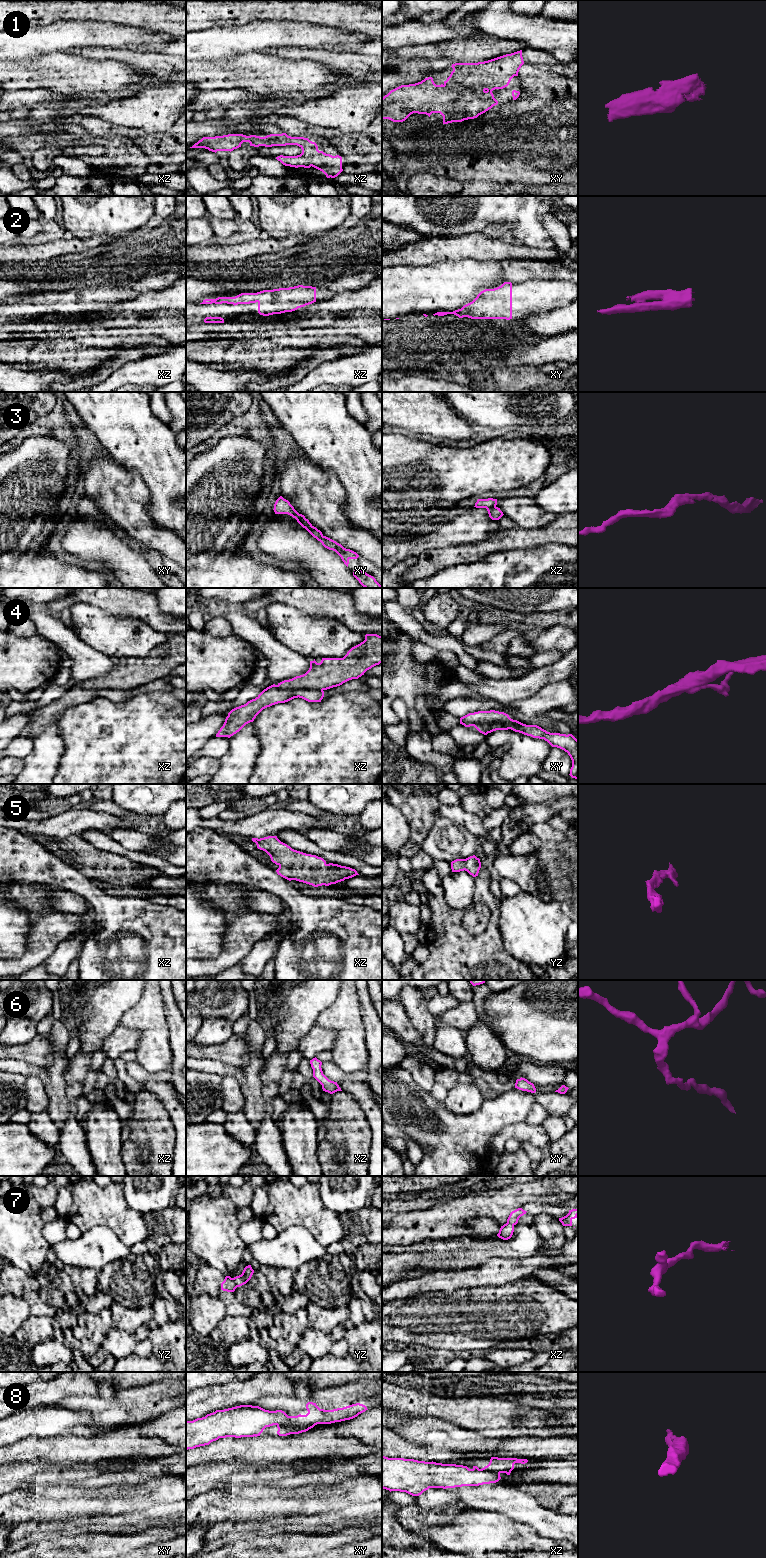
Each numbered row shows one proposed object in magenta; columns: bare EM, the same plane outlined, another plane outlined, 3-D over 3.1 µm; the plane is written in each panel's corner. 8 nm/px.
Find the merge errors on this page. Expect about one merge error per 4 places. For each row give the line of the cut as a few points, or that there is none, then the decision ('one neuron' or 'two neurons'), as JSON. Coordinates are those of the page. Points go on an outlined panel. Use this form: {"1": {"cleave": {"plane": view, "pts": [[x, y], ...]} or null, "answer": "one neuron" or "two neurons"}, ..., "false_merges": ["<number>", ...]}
{"1": {"cleave": null, "answer": "one neuron"}, "2": {"cleave": null, "answer": "one neuron"}, "3": {"cleave": null, "answer": "one neuron"}, "4": {"cleave": null, "answer": "one neuron"}, "5": {"cleave": null, "answer": "one neuron"}, "6": {"cleave": null, "answer": "one neuron"}, "7": {"cleave": null, "answer": "one neuron"}, "8": {"cleave": {"plane": "xz", "pts": [[480, 1469], [499, 1474]]}, "answer": "two neurons"}, "false_merges": ["8"]}

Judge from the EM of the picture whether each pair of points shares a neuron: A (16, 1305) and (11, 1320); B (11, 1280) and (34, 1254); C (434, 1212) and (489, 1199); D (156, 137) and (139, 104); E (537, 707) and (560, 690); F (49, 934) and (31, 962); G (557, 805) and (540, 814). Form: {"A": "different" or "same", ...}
{"A": "same", "B": "different", "C": "same", "D": "different", "E": "same", "F": "same", "G": "same"}

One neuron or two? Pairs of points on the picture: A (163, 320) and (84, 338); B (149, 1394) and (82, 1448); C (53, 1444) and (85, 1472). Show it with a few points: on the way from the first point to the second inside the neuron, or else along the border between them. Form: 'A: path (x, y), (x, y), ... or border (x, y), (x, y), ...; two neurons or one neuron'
A: path (143, 332), (104, 337); one neuron
B: border (111, 1430), (105, 1433), (83, 1436); two neurons
C: border (49, 1461), (97, 1461); two neurons

